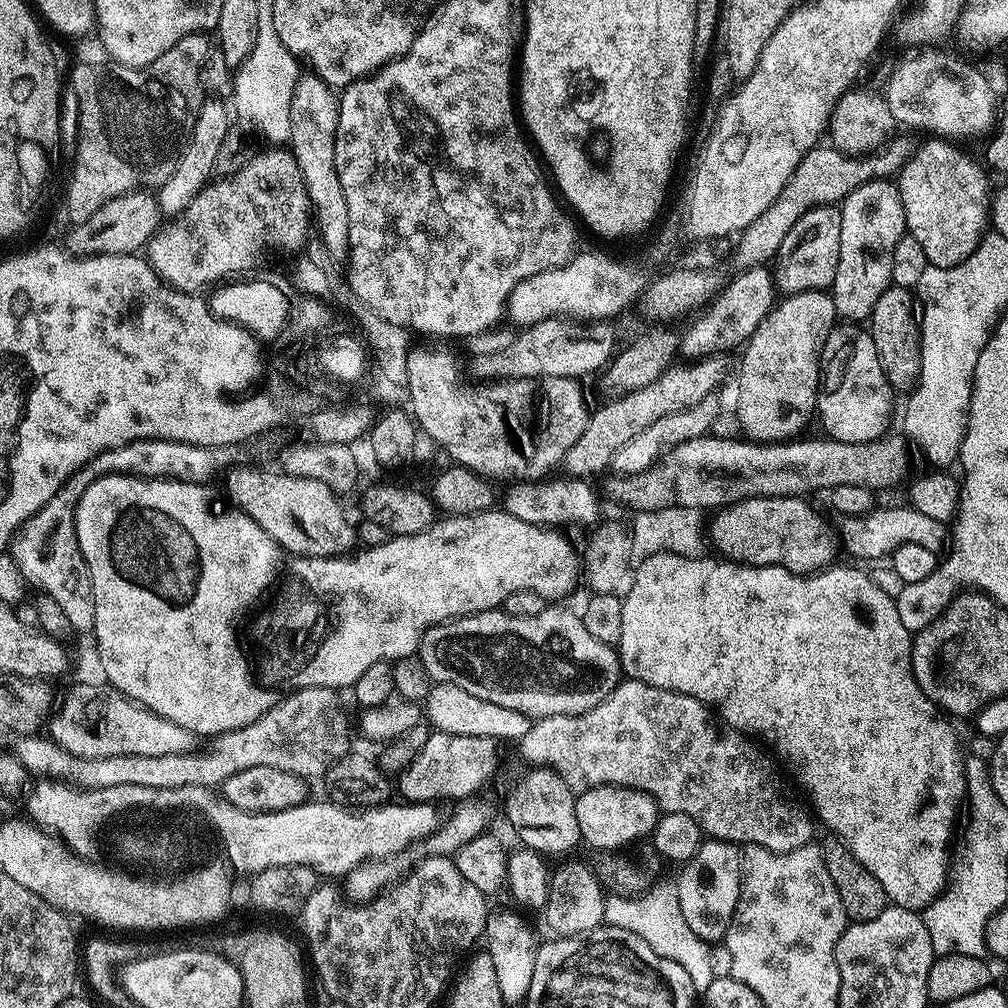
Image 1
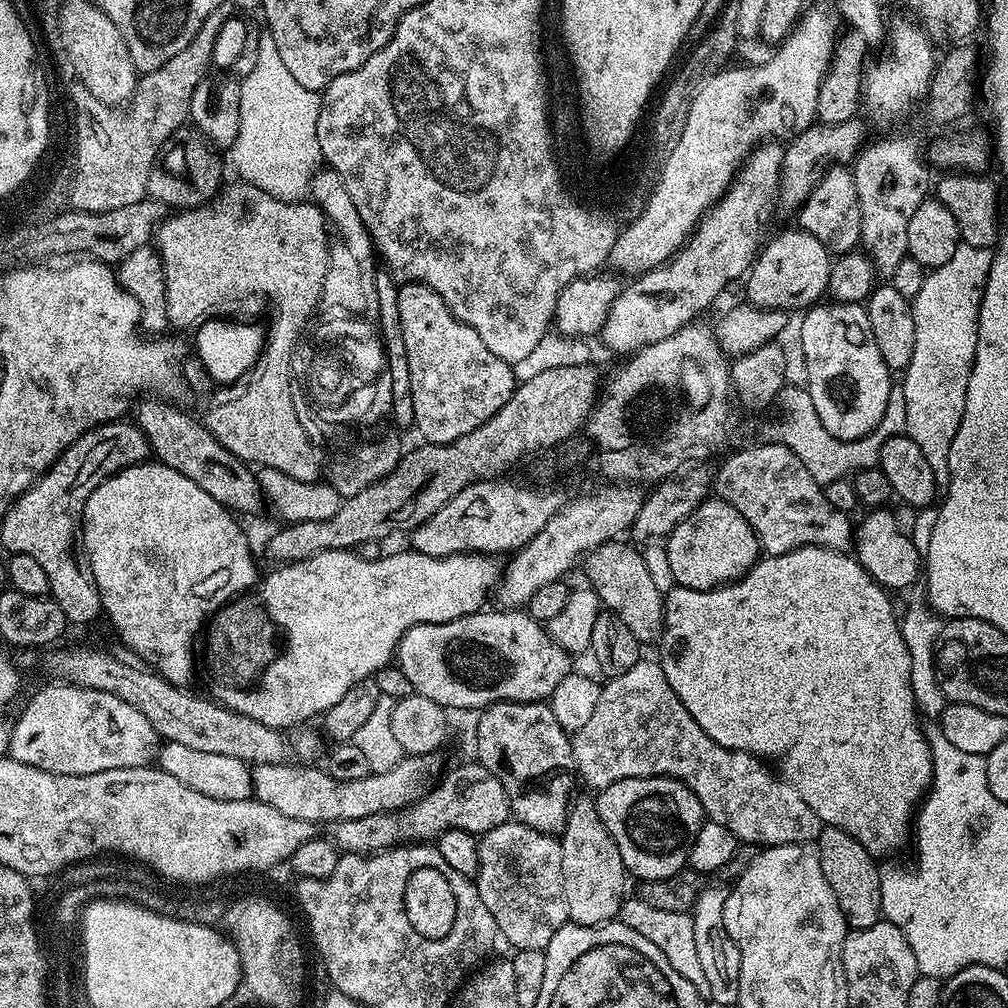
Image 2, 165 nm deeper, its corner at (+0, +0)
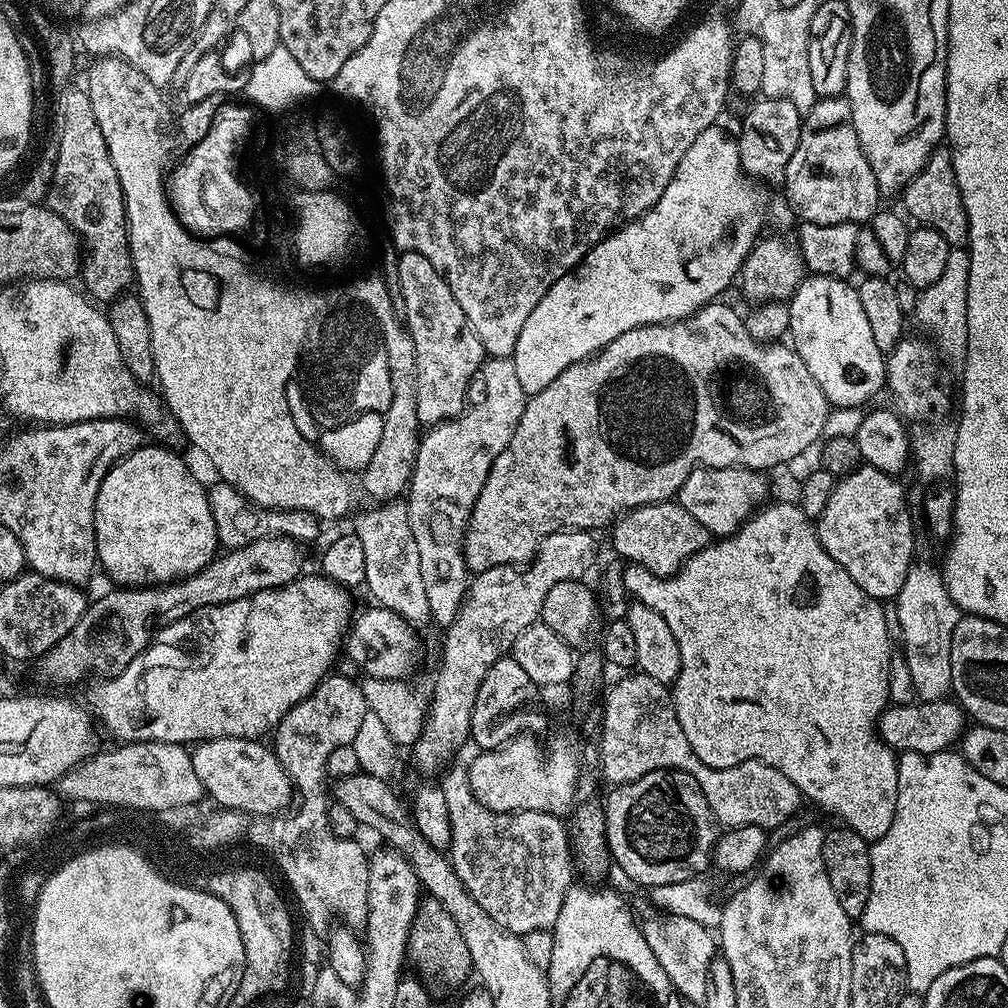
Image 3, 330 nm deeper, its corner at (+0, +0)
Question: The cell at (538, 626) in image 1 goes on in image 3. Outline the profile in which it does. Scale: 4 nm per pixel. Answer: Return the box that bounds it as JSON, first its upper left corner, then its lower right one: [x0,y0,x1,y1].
[346,606,416,680]

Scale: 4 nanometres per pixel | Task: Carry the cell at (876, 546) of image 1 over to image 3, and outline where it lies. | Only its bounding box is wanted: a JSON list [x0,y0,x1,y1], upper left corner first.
[678,468,769,537]

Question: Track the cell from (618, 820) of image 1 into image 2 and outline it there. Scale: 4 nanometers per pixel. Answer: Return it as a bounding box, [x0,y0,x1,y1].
[595,776,706,881]

